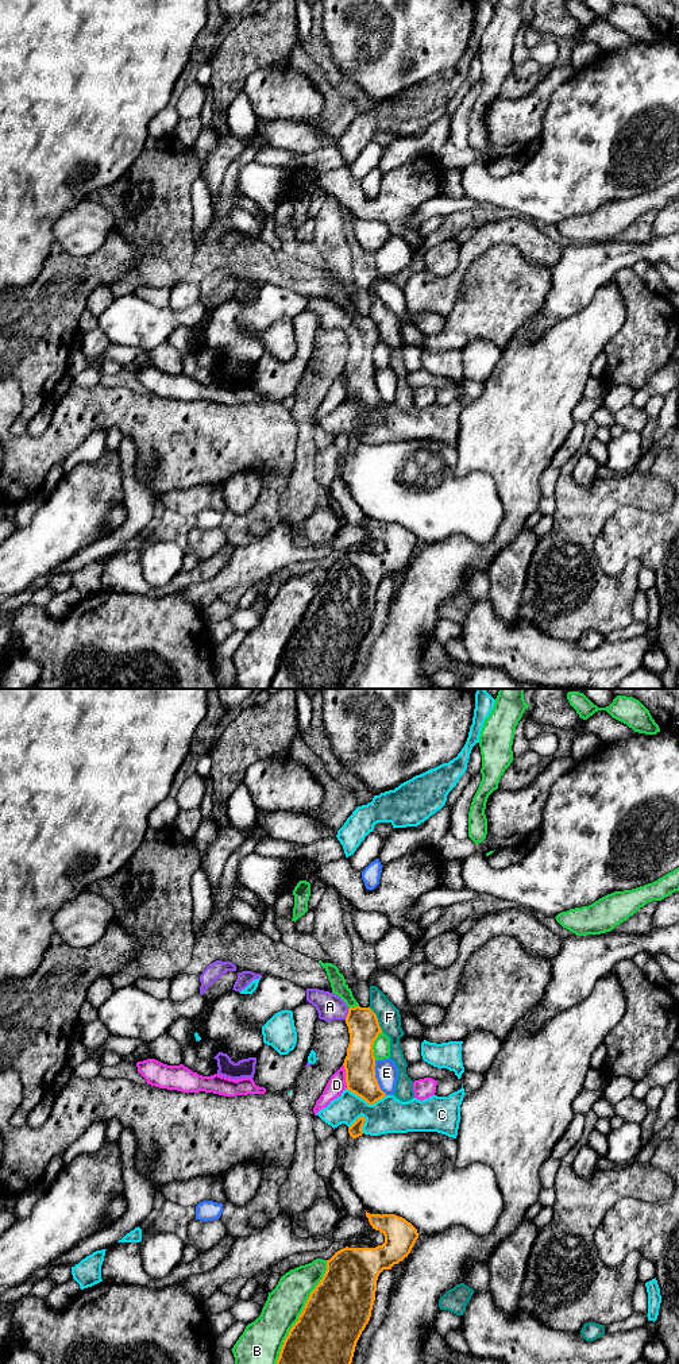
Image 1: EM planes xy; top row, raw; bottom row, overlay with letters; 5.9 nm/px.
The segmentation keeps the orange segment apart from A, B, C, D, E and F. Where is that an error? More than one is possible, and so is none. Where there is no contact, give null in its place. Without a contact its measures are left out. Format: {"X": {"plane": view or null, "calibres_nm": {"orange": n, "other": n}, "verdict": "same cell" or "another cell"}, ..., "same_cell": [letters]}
{"A": {"plane": "xy", "calibres_nm": {"orange": 190, "other": 160}, "verdict": "same cell"}, "B": {"plane": "xy", "calibres_nm": {"orange": 400, "other": 240}, "verdict": "another cell"}, "C": {"plane": "xy", "calibres_nm": {"orange": 180, "other": 220}, "verdict": "another cell"}, "D": {"plane": "xy", "calibres_nm": {"orange": 180, "other": 110}, "verdict": "another cell"}, "E": {"plane": "xy", "calibres_nm": {"orange": 180, "other": 140}, "verdict": "another cell"}, "F": {"plane": "xy", "calibres_nm": {"orange": 190, "other": 140}, "verdict": "another cell"}, "same_cell": ["A"]}

